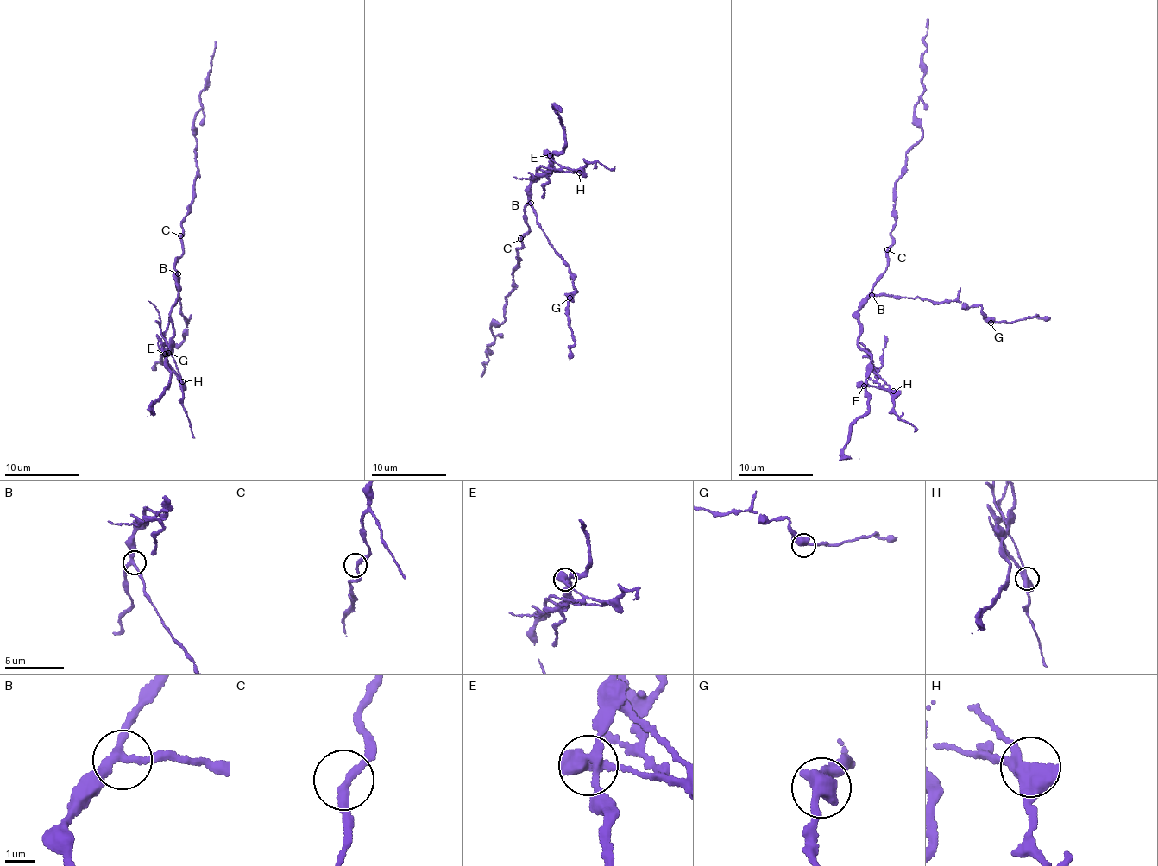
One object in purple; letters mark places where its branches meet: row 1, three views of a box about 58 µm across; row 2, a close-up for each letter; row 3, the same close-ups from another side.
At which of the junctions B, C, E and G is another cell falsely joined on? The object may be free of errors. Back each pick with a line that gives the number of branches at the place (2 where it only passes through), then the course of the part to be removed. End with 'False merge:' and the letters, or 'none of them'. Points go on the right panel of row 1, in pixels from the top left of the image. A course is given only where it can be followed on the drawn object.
E: branches 3; course (863, 385), (872, 385), (890, 392), (893, 399), (893, 414), (915, 428), (914, 431)
False merge: E

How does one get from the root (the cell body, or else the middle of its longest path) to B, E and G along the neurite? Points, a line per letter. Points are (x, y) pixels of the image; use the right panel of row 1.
B: (889, 248), (887, 270), (872, 286), (871, 295)
E: (889, 248), (887, 270), (875, 282), (867, 302), (858, 311), (859, 348), (870, 357), (869, 376), (863, 385)
G: (889, 248), (887, 270), (871, 292), (979, 306), (991, 323)

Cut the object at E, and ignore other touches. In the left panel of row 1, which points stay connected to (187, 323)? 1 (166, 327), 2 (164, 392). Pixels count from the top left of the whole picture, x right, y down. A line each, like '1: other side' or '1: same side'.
1: other side
2: same side

